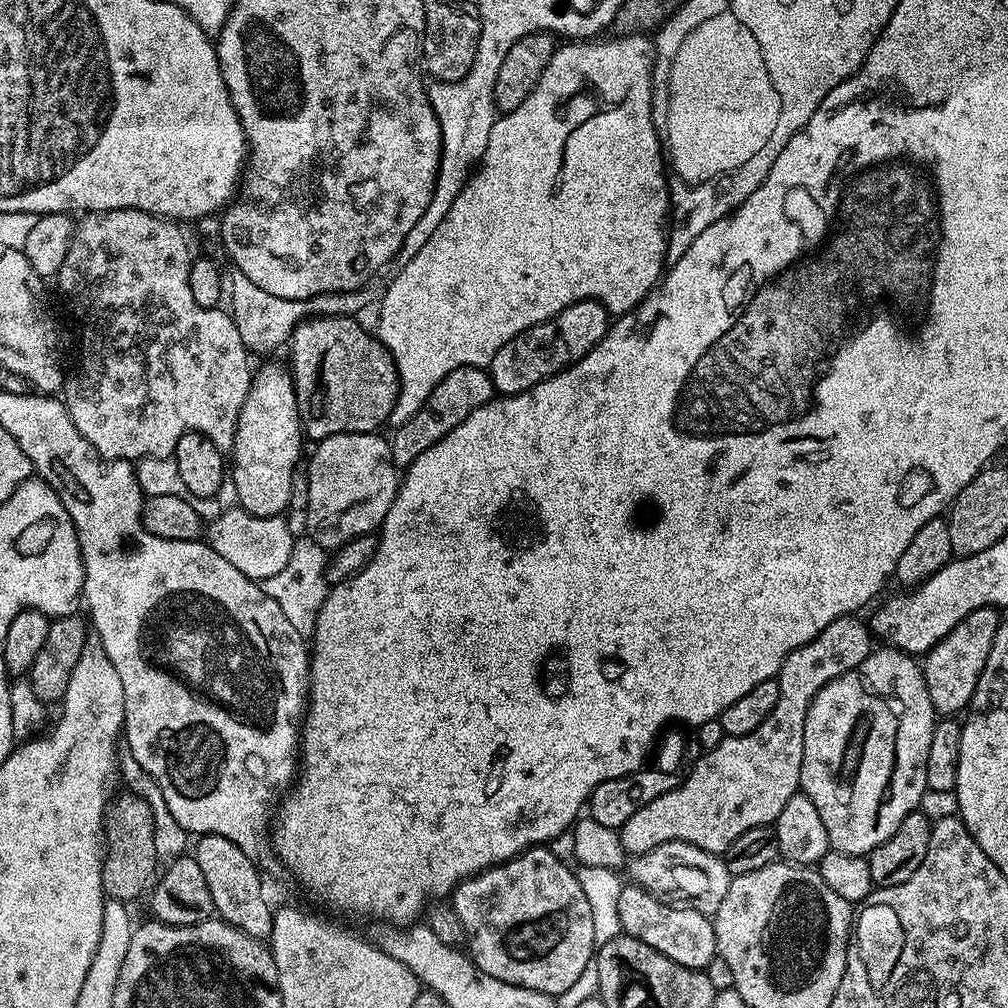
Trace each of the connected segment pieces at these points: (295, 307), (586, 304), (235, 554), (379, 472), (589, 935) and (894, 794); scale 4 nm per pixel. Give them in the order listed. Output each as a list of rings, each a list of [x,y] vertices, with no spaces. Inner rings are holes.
[[[233,271],[232,275],[232,308],[230,315],[234,326],[238,326],[238,334],[242,342],[248,348],[249,353],[272,352],[289,343],[290,333],[293,328],[298,327],[303,320],[311,320],[313,316],[350,316],[355,317],[368,303],[372,296],[363,290],[355,292],[331,292],[315,296],[309,300],[287,300],[277,298],[274,294],[266,294],[246,274]]]
[[[579,300],[566,306],[554,318],[522,330],[486,365],[486,371],[492,377],[493,389],[500,396],[513,396],[519,392],[538,386],[546,378],[558,374],[571,364],[577,364],[602,338],[610,327],[610,314],[596,300]]]
[[[225,507],[207,521],[206,542],[211,548],[218,550],[218,554],[222,554],[222,558],[226,558],[226,562],[230,562],[234,570],[242,570],[246,578],[257,582],[272,578],[274,574],[278,574],[278,570],[282,570],[282,566],[290,562],[294,543],[291,526],[284,521],[283,515],[258,518],[244,508],[231,507]]]
[[[347,432],[319,441],[313,448],[316,449],[312,452],[312,461],[306,465],[306,519],[312,531],[309,532],[311,539],[325,550],[335,550],[356,536],[375,533],[383,525],[400,489],[401,477],[392,460],[391,443],[376,432]]]
[[[537,846],[528,848],[525,852],[520,852],[514,859],[508,860],[505,864],[494,864],[492,867],[480,872],[477,876],[473,876],[471,880],[463,880],[457,886],[456,891],[451,893],[450,903],[461,919],[464,927],[464,940],[467,955],[471,956],[473,962],[486,974],[490,974],[490,978],[498,978],[502,982],[510,982],[514,986],[522,986],[526,990],[538,990],[542,994],[550,994],[558,997],[564,991],[573,986],[574,982],[582,976],[582,970],[586,968],[586,964],[594,959],[594,953],[597,951],[597,945],[594,938],[594,915],[591,914],[591,908],[586,900],[585,891],[579,886],[578,878],[575,871],[570,867],[567,868],[554,853],[551,847]]]
[[[891,646],[877,647],[868,657],[854,670],[834,678],[826,686],[818,690],[818,694],[810,702],[806,714],[806,738],[802,742],[802,774],[800,775],[800,792],[818,809],[818,815],[826,826],[829,845],[835,851],[842,854],[854,854],[855,856],[867,857],[868,853],[874,851],[906,818],[906,814],[917,811],[920,807],[920,799],[924,789],[928,787],[926,782],[926,758],[930,754],[930,742],[936,729],[938,714],[930,702],[930,690],[926,690],[923,667],[918,663],[915,655],[900,651],[899,648]]]

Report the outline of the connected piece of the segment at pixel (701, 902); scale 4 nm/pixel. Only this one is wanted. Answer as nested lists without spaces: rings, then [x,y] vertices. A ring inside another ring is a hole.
[[[662,842],[662,846],[654,846],[641,856],[633,856],[627,861],[626,871],[633,885],[644,888],[652,896],[657,896],[670,904],[681,908],[698,910],[703,916],[711,917],[722,906],[722,898],[726,898],[726,890],[730,886],[732,877],[728,875],[728,868],[717,853],[707,852],[698,846],[690,846],[690,842]]]

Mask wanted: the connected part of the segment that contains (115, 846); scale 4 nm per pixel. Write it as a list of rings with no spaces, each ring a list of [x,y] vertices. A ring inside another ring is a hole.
[[[131,794],[119,796],[111,801],[106,813],[106,843],[102,848],[104,853],[102,886],[107,899],[133,902],[132,900],[138,899],[144,891],[144,895],[149,891],[157,875],[154,818],[150,814],[150,806],[142,798]]]

